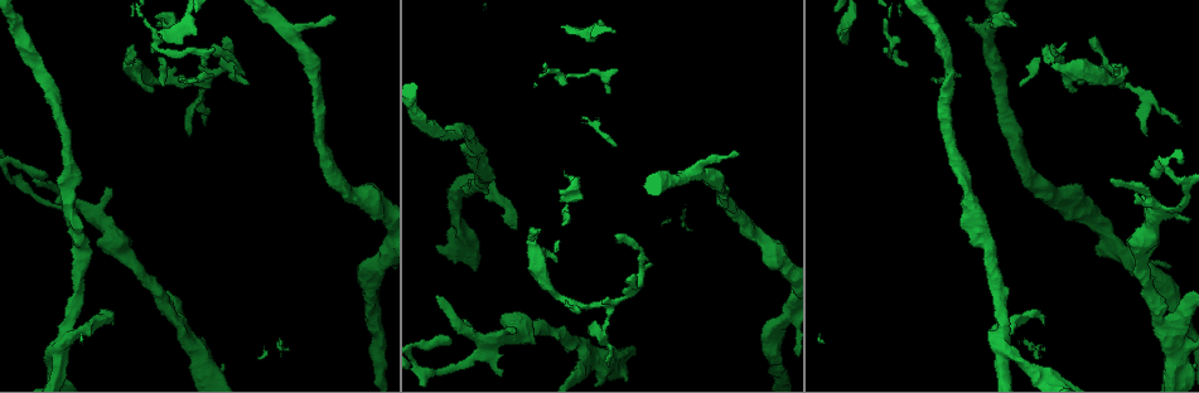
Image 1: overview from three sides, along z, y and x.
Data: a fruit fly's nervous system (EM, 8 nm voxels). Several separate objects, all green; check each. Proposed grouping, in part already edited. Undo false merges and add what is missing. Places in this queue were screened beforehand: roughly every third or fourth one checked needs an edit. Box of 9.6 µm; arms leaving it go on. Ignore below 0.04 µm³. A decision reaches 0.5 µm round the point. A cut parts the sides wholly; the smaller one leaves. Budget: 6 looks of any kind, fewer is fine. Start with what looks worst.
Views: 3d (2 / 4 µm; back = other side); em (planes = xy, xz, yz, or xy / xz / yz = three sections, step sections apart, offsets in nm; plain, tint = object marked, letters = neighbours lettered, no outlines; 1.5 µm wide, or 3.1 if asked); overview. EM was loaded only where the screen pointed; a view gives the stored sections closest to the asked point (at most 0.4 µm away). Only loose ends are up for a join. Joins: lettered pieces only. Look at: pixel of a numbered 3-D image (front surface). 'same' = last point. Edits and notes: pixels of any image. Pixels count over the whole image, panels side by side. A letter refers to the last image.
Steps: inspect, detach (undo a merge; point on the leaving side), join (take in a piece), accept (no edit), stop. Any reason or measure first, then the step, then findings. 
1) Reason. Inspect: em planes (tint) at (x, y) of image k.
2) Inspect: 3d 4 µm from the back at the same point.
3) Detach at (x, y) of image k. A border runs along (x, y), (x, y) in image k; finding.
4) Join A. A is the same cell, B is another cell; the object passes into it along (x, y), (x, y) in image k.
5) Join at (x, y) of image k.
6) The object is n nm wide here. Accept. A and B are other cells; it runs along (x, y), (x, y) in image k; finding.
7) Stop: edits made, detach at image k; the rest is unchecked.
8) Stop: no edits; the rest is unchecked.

Four arms meet. Inspect: em planes (tint) at (468, 186) of image 1.

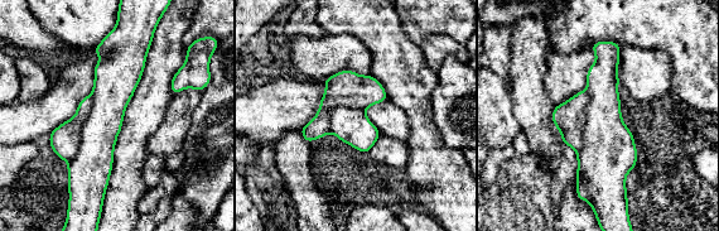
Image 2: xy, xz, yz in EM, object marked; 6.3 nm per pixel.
See the neighbours. Inspect: em planes (letters) at the same point.

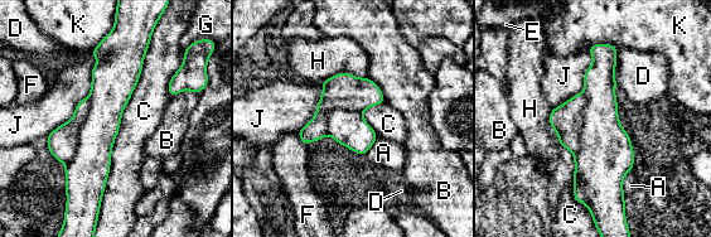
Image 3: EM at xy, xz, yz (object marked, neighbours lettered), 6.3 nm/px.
Detach at (566, 120) of image 3. A, B, C, D, E, F, G, H, J and K are other cells; a border runs along (583, 92), (584, 122), (574, 154) in image 3; a second cell is stuck on.

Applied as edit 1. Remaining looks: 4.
Free end. Inspect: 3d 4 µm at (1156, 176) of image 1.

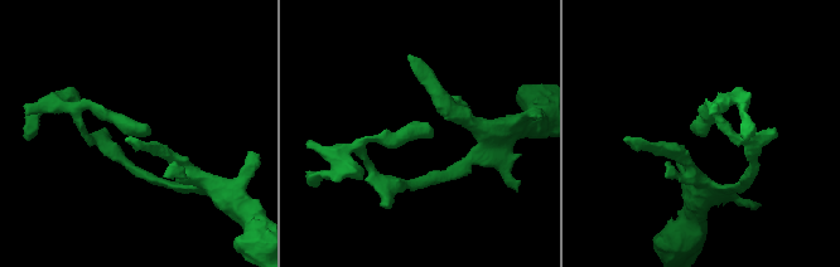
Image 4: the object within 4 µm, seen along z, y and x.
Inspect: em planes (letters) at (147, 133) of image 4.

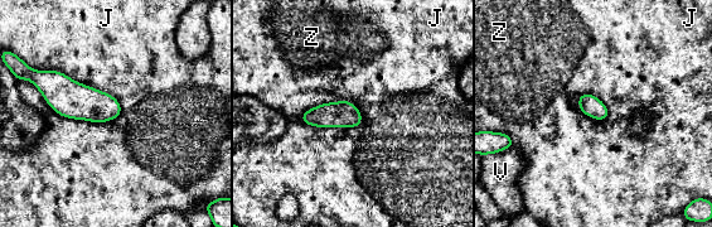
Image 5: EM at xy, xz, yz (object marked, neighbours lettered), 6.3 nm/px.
The longest contact is with J, 380 nm. Accept. J, V and Z are other cells; a border runs along (359, 110), (329, 101), (300, 119) in image 5; no lettered piece goes on from it.

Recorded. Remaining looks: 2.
Branch stops here. Inspect: em xy step 4 (letters) at (970, 17) of image 1.

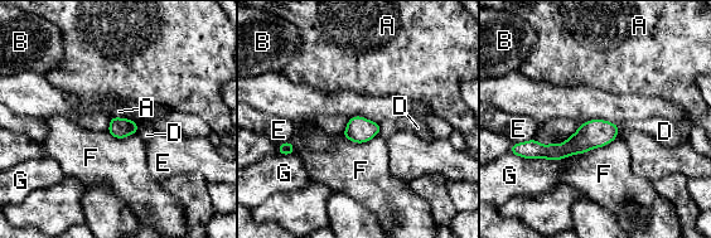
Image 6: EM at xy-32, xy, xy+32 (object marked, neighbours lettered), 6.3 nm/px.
Accept. A, B, D, E, F and G are other cells; a border runs along (533, 137), (516, 144) in image 6; none of them fits.

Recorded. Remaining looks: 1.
Stop: edits made, detach at image 3; the rest is unchecked.

